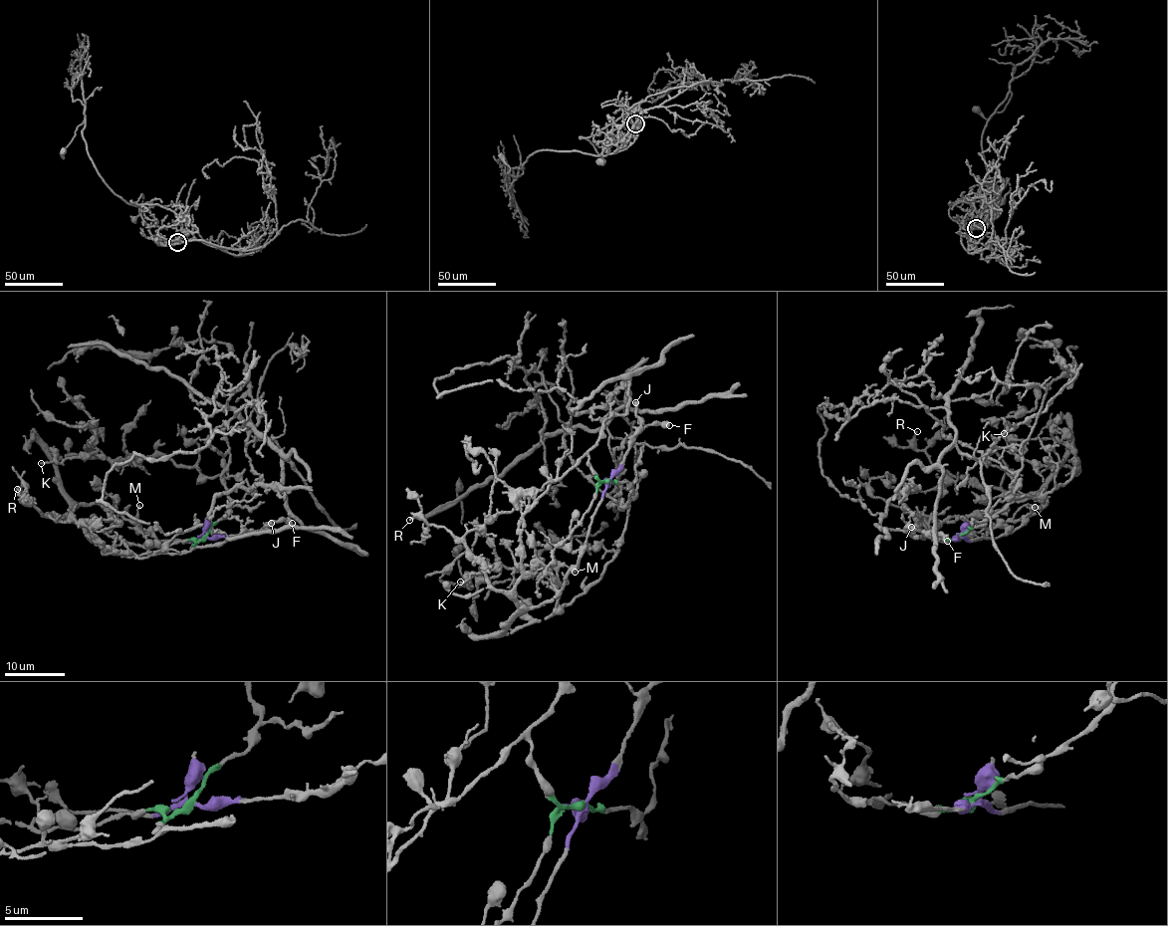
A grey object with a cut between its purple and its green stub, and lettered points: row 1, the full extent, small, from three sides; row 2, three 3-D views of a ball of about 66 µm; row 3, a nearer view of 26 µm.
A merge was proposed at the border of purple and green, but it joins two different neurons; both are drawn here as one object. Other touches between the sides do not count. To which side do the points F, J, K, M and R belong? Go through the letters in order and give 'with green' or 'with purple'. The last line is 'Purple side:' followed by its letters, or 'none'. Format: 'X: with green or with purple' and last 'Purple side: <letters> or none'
F: with purple
J: with purple
K: with purple
M: with purple
R: with purple
Purple side: F, J, K, M, R

